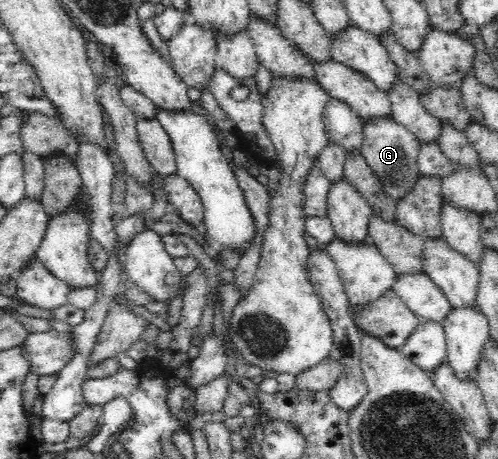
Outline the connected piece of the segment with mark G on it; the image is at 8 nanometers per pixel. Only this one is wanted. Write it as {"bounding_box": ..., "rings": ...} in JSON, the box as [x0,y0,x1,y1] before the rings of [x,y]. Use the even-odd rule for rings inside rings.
{"bounding_box":[360,116,421,204],"rings":[[[393,116],[384,121],[369,121],[363,126],[363,144],[360,148],[362,157],[372,170],[375,178],[384,187],[384,193],[396,201],[396,204],[414,189],[421,178],[417,161],[421,143],[412,132],[396,122]]]}

